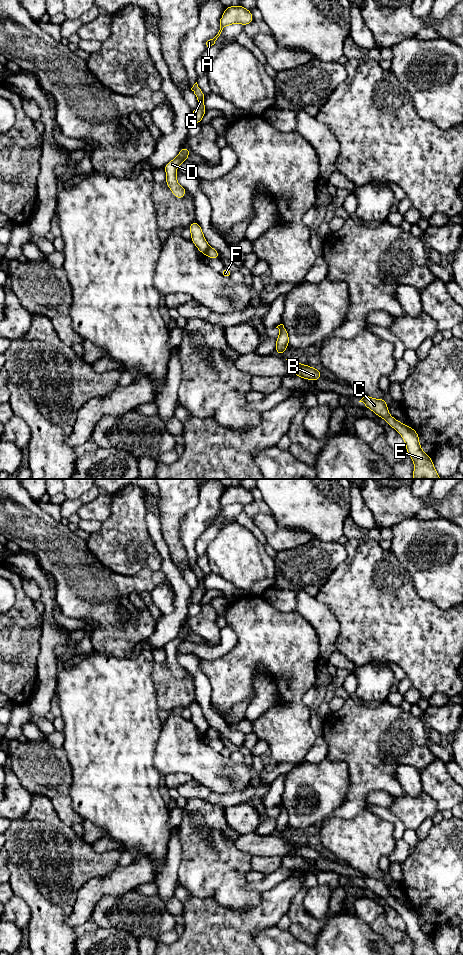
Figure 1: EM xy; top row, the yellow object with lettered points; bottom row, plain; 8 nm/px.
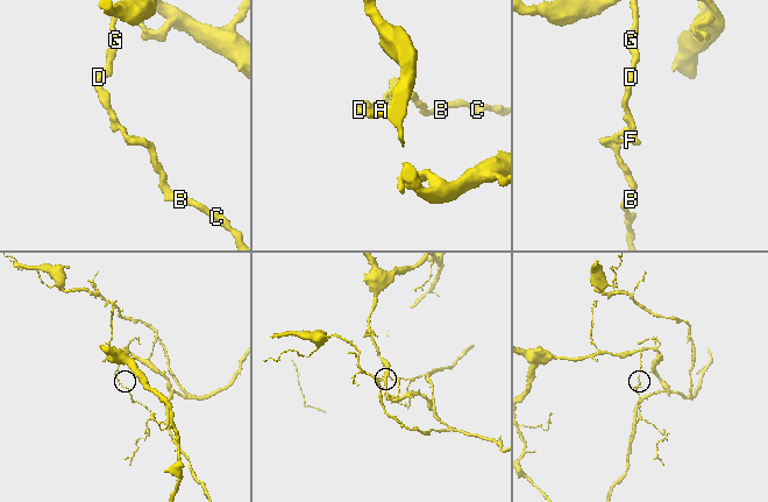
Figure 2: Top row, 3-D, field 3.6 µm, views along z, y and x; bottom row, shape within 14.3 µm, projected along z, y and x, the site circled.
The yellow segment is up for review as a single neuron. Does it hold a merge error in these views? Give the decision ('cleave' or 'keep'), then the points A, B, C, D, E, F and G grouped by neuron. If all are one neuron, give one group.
cleave; A D G / B C E F

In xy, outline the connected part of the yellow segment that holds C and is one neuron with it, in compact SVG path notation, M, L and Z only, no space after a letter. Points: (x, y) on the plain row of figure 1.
M364 876L359 882L373 891L378 897L383 898L387 904L394 908L406 924L406 932L414 943L413 955L438 955L433 940L421 929L418 913L410 906L399 902L389 894L387 882L384 878L375 879Z

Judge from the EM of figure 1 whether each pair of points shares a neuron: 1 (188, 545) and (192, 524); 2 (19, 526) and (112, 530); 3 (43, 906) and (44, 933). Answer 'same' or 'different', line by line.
1: same
2: different
3: same

